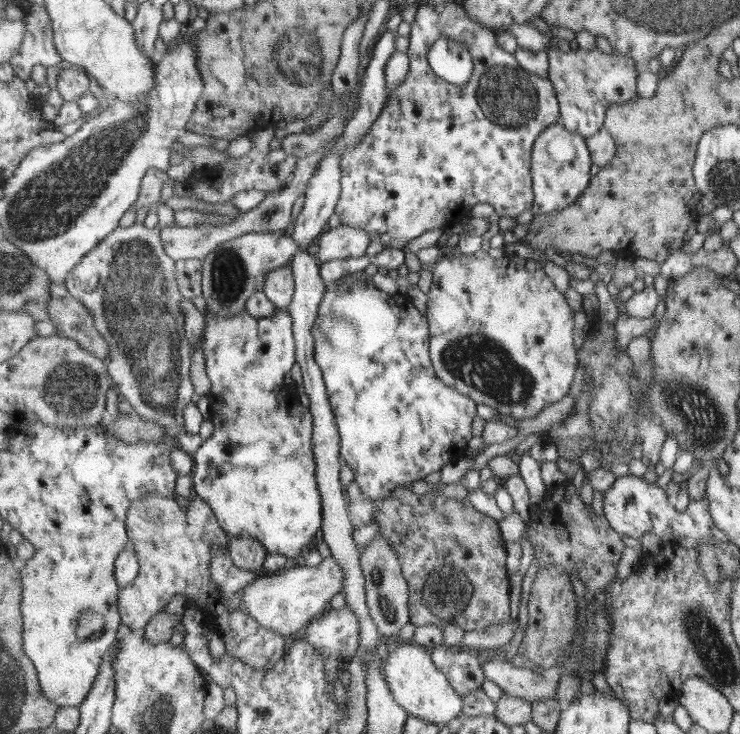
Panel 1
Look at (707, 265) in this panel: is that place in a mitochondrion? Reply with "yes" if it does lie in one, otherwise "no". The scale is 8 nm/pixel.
no

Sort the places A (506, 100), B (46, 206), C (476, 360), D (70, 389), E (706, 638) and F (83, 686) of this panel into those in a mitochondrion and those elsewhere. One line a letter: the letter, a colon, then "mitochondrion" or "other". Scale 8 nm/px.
A: mitochondrion
B: mitochondrion
C: mitochondrion
D: mitochondrion
E: mitochondrion
F: other

